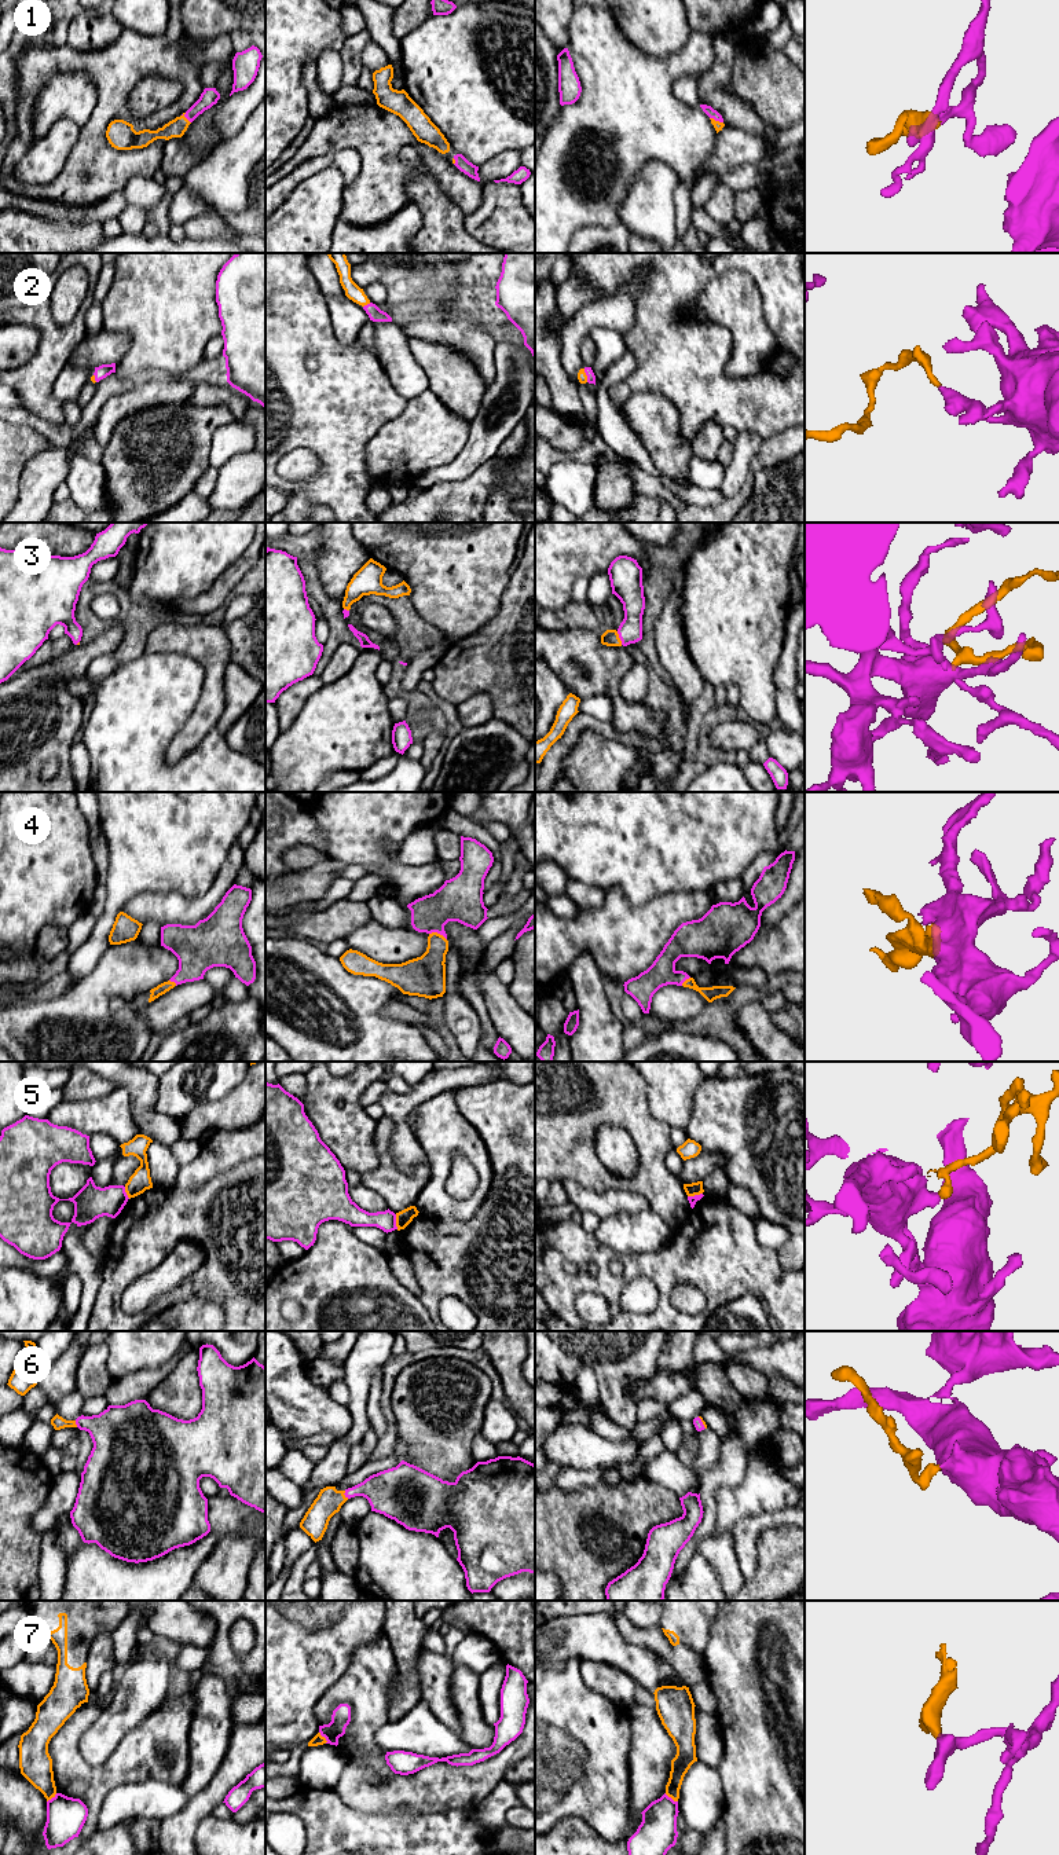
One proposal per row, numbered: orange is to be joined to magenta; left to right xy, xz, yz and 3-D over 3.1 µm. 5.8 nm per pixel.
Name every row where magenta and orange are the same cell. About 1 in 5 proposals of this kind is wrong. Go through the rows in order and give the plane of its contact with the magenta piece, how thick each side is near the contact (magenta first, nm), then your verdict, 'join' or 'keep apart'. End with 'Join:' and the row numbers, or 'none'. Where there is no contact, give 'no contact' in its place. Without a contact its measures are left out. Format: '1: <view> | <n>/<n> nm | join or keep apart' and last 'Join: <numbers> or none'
1: xy | 100/110 nm | join
2: yz | 50/60 nm | join
3: yz | 140/100 nm | join
4: xz | 260/220 nm | join
5: xz | 120/90 nm | keep apart
6: xz | 260/150 nm | join
7: xz | 110/60 nm | keep apart
Join: 1, 2, 3, 4, 6

